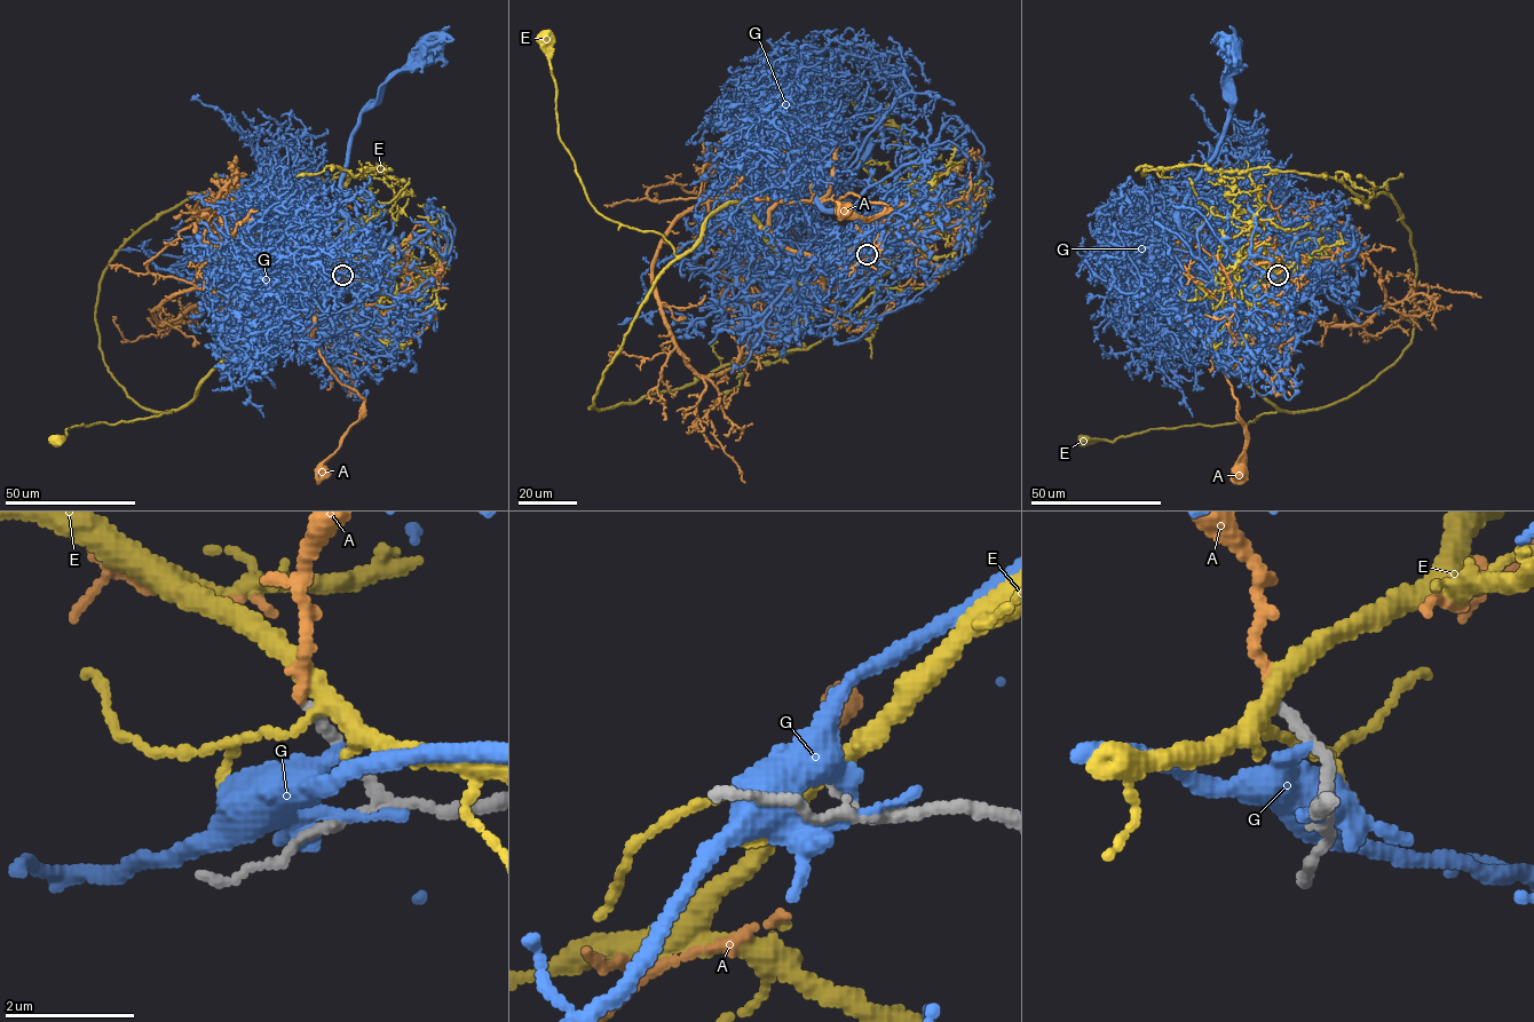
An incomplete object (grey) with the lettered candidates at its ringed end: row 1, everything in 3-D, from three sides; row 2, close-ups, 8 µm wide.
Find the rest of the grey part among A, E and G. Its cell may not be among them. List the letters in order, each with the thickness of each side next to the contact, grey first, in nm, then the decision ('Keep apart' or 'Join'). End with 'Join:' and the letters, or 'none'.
A: Thickness 160 nm (grey) against 160 nm. Join
E: Thickness 160 nm (grey) against 260 nm. Keep apart
G: Thickness 200 nm (grey) against 400 nm. Keep apart
Join: A

